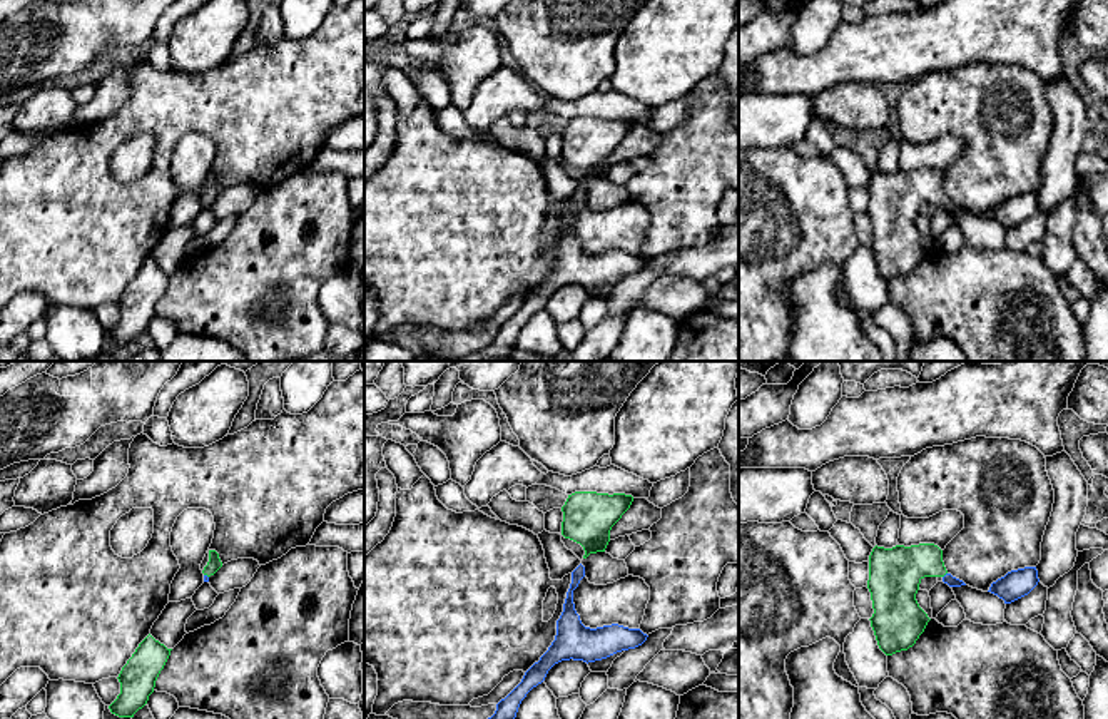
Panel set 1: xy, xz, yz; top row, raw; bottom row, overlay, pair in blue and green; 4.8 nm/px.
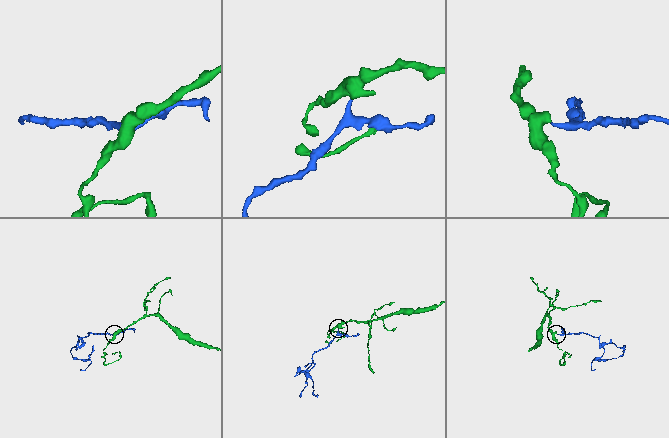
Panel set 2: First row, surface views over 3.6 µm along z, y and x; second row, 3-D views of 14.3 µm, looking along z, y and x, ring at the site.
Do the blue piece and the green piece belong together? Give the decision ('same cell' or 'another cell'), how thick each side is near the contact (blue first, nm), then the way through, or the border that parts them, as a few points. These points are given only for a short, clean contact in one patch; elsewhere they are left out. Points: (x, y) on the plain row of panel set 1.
same cell | 50/260 nm | across yz (948, 204), (945, 201), (938, 194), (894, 199)

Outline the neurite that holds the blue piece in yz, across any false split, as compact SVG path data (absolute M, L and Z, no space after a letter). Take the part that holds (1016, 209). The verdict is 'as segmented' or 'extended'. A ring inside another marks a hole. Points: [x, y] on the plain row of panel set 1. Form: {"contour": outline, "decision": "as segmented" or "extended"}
{"contour": "M1024 192L1008 197L1004 202L991 209L991 219L1011 229L1024 221L1028 221L1038 211L1038 196L1036 192Z", "decision": "as segmented"}

